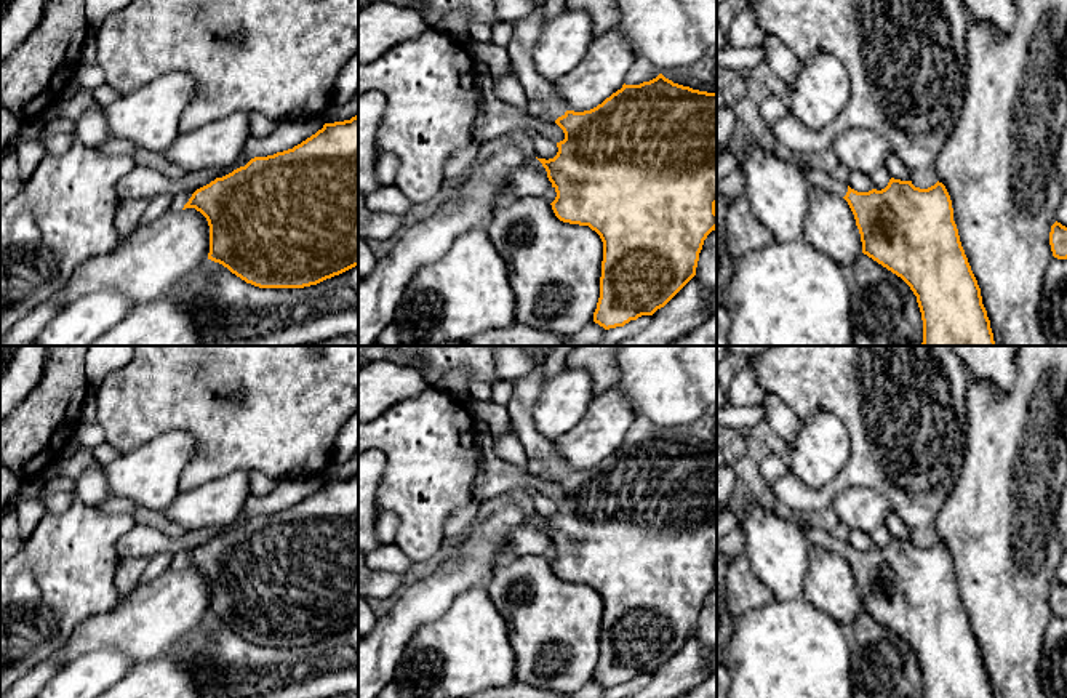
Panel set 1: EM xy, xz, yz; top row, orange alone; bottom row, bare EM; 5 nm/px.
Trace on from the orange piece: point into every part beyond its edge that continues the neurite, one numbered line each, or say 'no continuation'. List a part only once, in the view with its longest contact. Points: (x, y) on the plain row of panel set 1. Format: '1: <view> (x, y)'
1: xy (179, 559)

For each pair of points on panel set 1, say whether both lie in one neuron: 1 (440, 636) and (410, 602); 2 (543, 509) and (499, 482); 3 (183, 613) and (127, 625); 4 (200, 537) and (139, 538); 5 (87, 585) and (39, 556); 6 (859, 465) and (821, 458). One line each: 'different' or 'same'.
1: different
2: different
3: same
4: same
5: same
6: different

